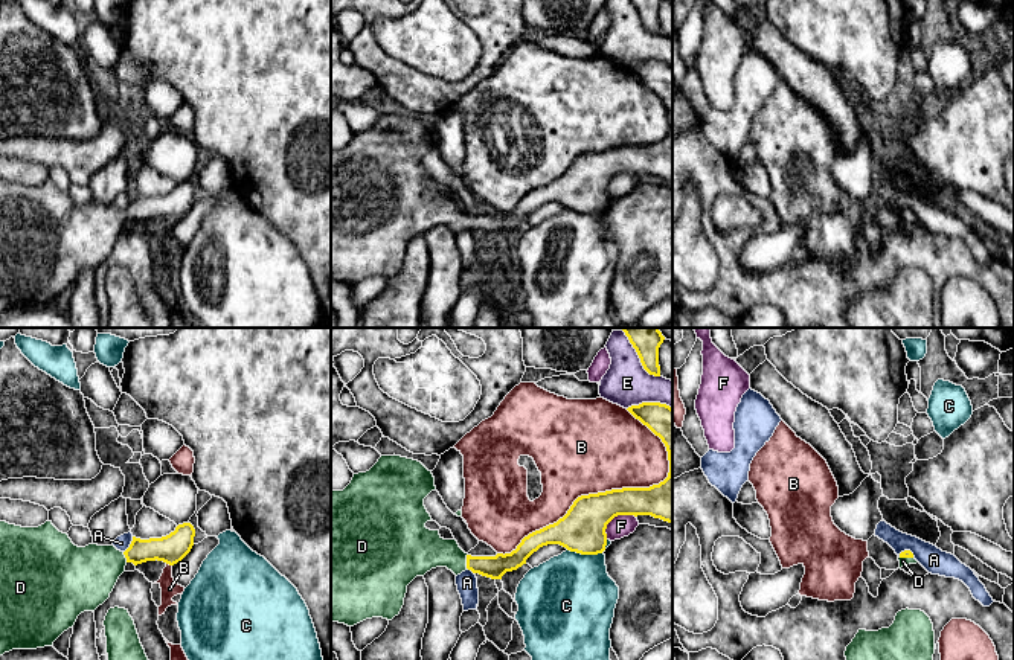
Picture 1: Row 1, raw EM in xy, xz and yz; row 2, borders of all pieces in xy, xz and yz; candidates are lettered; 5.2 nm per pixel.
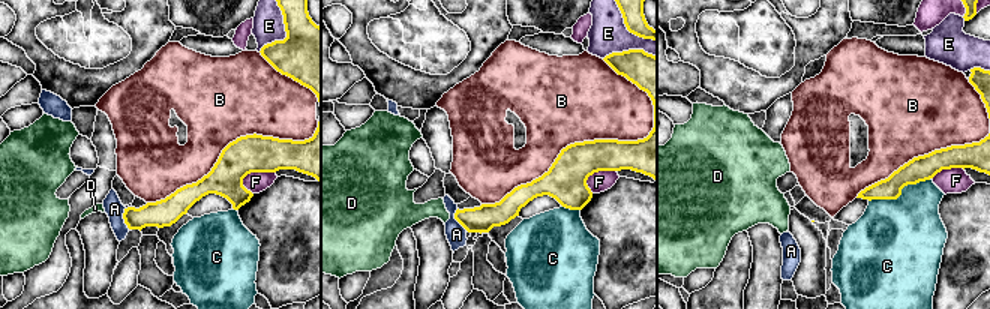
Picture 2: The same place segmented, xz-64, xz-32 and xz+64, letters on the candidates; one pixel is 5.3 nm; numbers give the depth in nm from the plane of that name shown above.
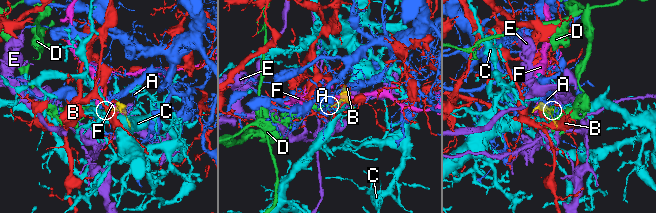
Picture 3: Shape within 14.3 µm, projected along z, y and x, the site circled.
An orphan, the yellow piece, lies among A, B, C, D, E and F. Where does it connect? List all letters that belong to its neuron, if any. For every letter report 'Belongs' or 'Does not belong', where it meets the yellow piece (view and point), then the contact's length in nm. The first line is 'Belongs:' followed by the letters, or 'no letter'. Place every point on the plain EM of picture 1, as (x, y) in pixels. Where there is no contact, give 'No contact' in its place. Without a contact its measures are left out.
Belongs: D
A: Does not belong. Touches yellow at xy (130, 203). Shared border 100 nm
B: Does not belong. Touches yellow at xz (598, 151). Shared border 1050 nm
C: Does not belong. Touches yellow at xz (590, 212). Shared border 220 nm
D: Belongs. Touches yellow at xz (467, 220). Shared border 90 nm
E: Does not belong. Touches yellow at xz (641, 20). Shared border 260 nm
F: Does not belong. Touches yellow at xz (613, 176). Shared border 200 nm

